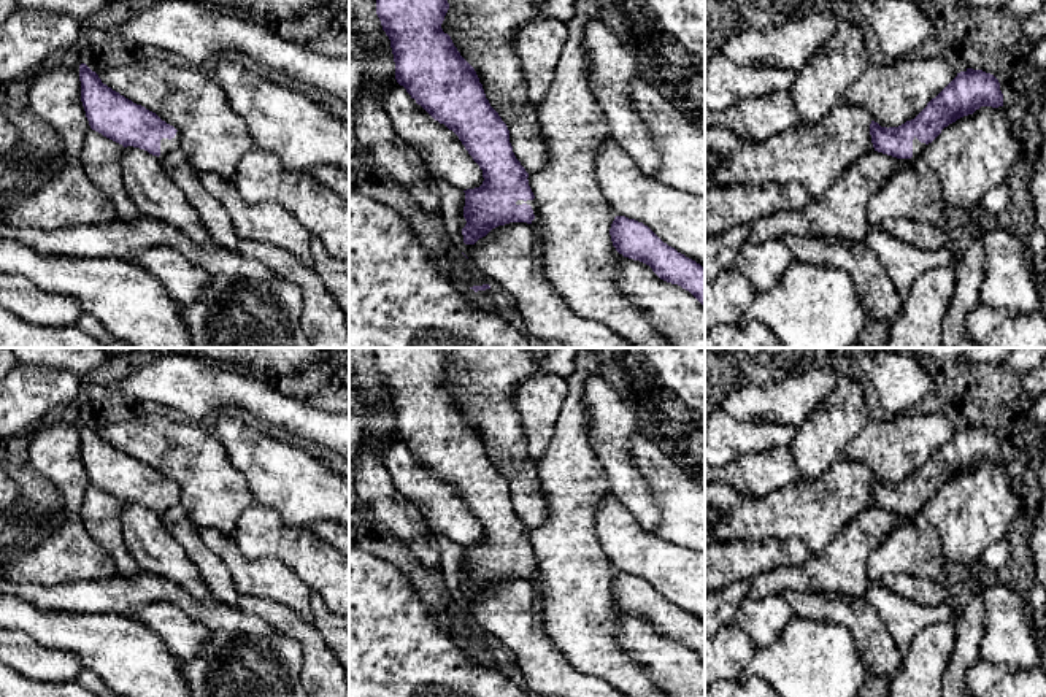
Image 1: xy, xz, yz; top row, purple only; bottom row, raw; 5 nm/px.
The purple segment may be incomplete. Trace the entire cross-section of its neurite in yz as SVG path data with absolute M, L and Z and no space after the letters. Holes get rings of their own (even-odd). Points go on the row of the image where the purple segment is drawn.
M967 68L911 121L898 127L881 127L871 121L870 135L875 151L897 157L916 159L944 127L973 114L981 106L1003 106L998 79L983 70Z

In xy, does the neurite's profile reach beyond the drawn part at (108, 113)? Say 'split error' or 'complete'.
split error

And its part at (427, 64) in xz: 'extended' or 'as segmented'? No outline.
extended

